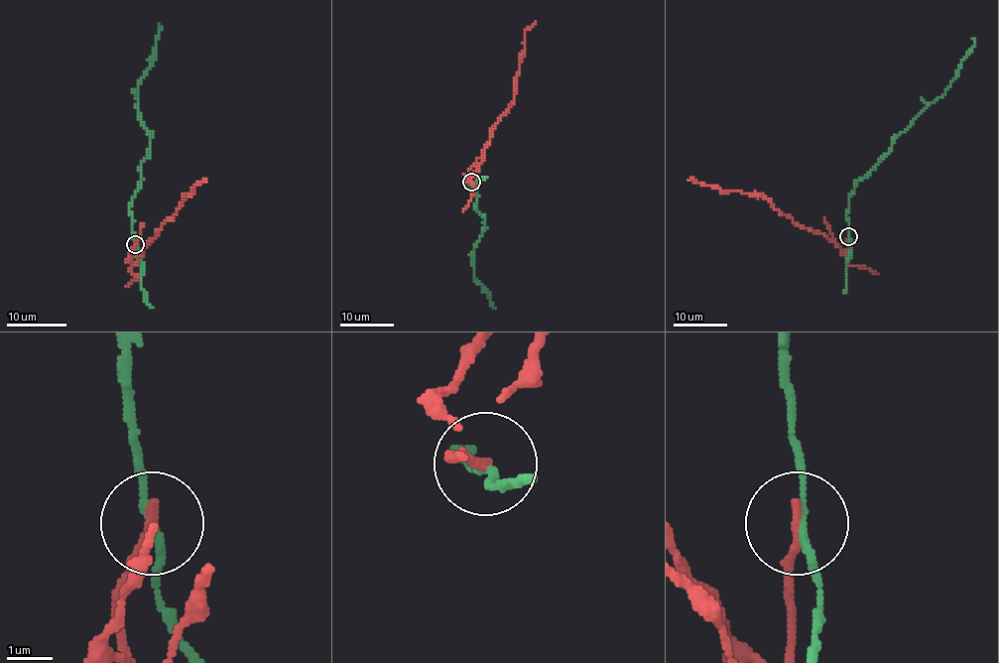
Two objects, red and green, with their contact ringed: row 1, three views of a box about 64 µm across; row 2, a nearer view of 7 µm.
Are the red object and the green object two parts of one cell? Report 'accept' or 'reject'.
reject

